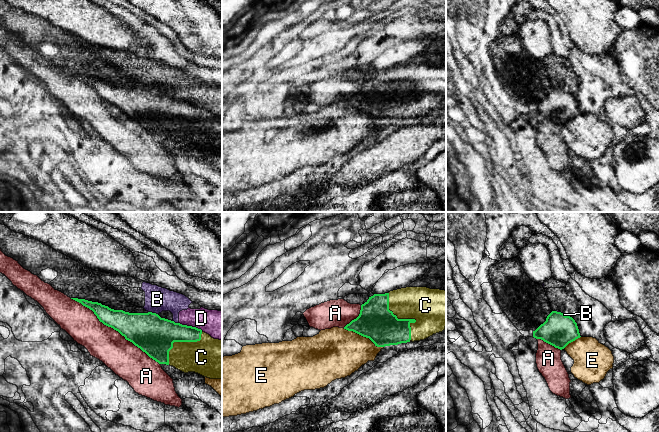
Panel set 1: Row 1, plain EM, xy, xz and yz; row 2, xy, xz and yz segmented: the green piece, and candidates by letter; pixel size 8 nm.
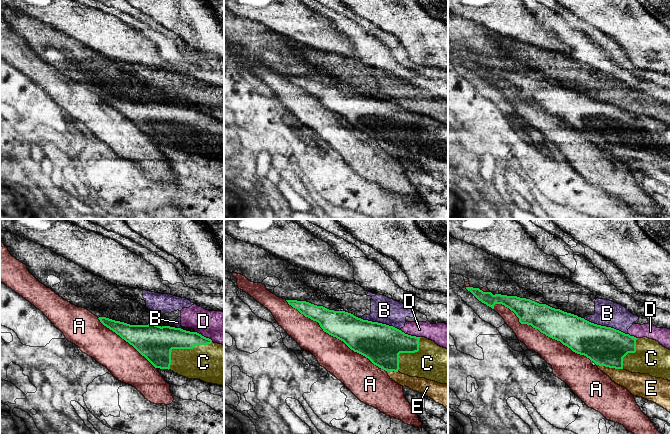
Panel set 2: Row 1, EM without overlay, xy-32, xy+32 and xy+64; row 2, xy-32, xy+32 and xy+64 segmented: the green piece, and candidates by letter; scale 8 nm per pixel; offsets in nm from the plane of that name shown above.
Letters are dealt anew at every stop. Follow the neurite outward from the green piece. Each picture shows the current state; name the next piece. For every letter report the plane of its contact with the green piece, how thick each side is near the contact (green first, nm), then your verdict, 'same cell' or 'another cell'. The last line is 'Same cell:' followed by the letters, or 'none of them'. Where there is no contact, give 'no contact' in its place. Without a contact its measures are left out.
A: meets green in xy; 280 nm thick on the green side, 280 nm on the other; another cell
B: meets green in xy; 300 nm thick on the green side, 200 nm on the other; another cell
C: meets green in xz; 280 nm thick on the green side, 340 nm on the other; same cell
D: meets green in xy; 240 nm thick on the green side, 220 nm on the other; another cell
E: meets green in xz; 280 nm thick on the green side, 400 nm on the other; another cell
Same cell: C

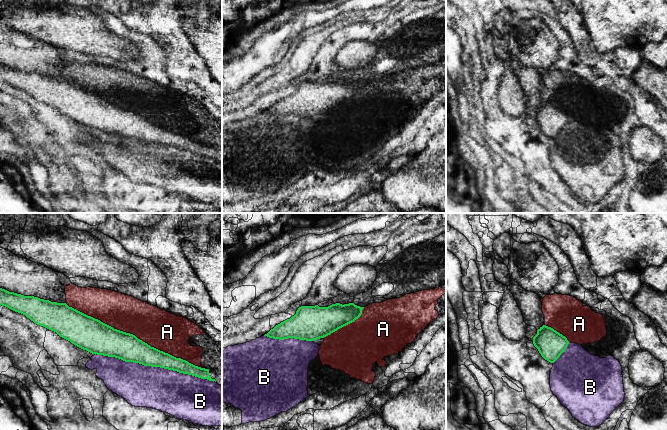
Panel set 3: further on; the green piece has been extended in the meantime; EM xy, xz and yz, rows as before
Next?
A: meets green in xy; 240 nm thick on the green side, 300 nm on the other; another cell
B: meets green in xy; 200 nm thick on the green side, 340 nm on the other; another cell
Same cell: none of them

